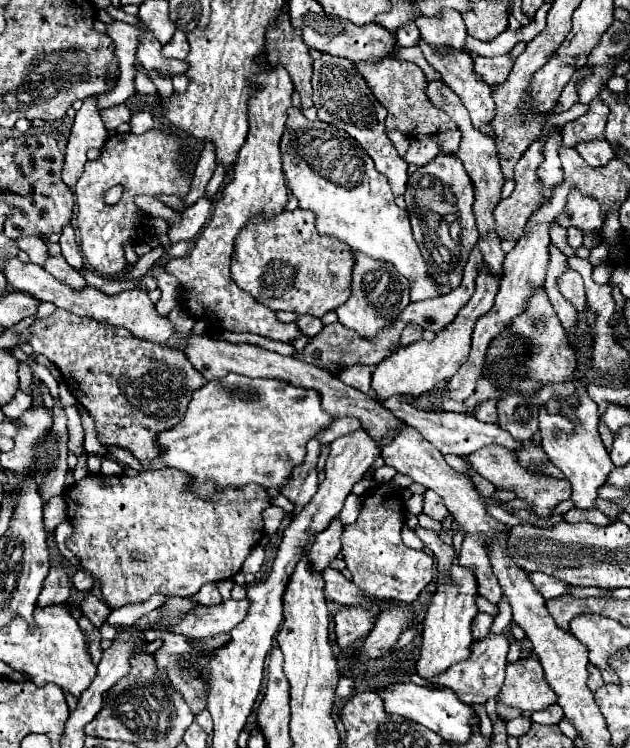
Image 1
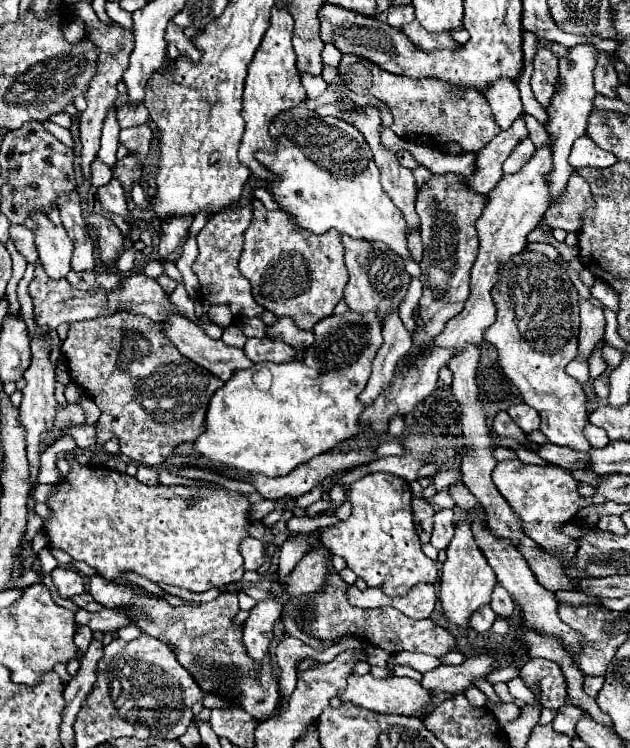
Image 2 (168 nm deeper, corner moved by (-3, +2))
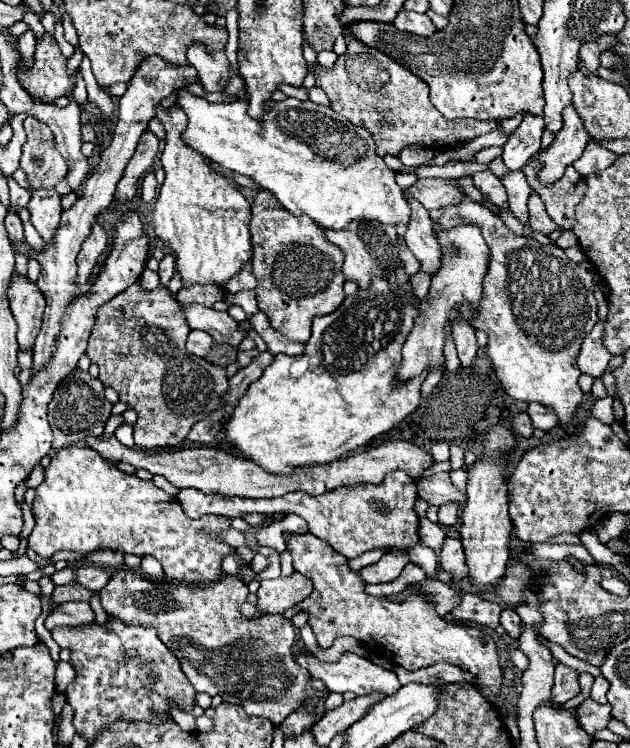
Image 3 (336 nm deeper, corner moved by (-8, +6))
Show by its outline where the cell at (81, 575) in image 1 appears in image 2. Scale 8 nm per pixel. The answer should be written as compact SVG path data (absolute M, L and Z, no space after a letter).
M99 574L89 576L89 594L103 604L105 608L131 606L131 618L141 632L161 640L167 646L175 646L177 660L195 676L197 684L209 692L217 692L235 700L245 712L255 716L257 720L265 720L271 716L279 702L277 680L271 676L271 658L267 656L263 664L257 664L243 652L241 644L241 626L233 626L231 618L239 612L237 594L231 590L223 590L217 600L201 604L201 606L169 606L163 598L151 598L139 588L131 588L125 584L117 584L105 580Z

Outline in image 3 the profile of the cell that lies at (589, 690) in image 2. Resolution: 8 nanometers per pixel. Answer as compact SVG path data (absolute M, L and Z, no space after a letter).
M598 676L598 678L594 680L594 686L592 686L592 692L590 692L590 698L592 698L594 702L598 702L598 704L606 704L606 702L608 702L608 700L606 700L606 692L608 692L608 688L610 688L608 680L606 680L604 676Z

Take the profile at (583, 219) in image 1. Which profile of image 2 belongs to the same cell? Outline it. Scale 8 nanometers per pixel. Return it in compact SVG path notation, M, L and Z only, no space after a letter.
M573 172L565 192L561 194L561 202L547 212L547 224L565 232L577 232L583 226L583 212L593 206L595 202L589 184L577 172Z

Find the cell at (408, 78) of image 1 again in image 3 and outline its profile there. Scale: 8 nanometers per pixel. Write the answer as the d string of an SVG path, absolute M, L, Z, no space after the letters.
M348 36L348 52L338 56L332 68L318 66L316 86L326 92L334 112L346 116L346 120L350 120L354 126L362 126L372 134L376 142L376 154L382 158L388 154L396 156L402 148L412 144L436 150L498 130L494 120L446 120L432 106L428 98L428 84L422 78L414 76L410 70L380 50L360 44L360 40L354 36Z

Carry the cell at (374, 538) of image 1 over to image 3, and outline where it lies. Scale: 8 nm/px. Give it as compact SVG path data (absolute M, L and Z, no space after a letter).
M390 472L382 484L356 484L356 486L344 486L336 488L322 496L310 496L306 492L290 492L280 498L224 498L220 494L204 494L196 488L184 488L178 492L176 500L180 500L180 506L184 508L184 514L188 518L200 518L206 514L216 516L242 516L246 512L258 512L258 514L298 514L308 522L308 530L318 536L320 540L326 540L332 544L332 548L346 558L356 558L364 554L366 550L382 548L382 550L410 550L418 544L418 516L414 512L416 502L416 482L406 472Z

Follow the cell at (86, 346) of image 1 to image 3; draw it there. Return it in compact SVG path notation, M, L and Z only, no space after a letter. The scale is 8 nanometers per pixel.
M134 284L110 302L106 302L96 314L96 324L90 334L86 354L100 368L98 378L118 392L120 402L130 404L138 412L138 422L134 424L134 440L138 448L156 450L164 446L182 444L196 420L206 418L222 404L222 396L228 390L226 372L224 368L206 362L204 358L188 354L184 346L188 332L190 328L184 320L180 302L164 286L146 292L138 284Z

